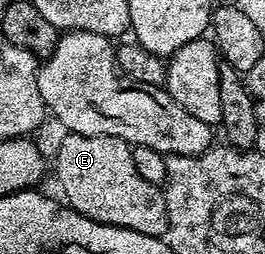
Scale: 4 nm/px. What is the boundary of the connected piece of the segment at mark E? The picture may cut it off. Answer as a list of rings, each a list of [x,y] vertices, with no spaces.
[[[64,135],[65,139],[57,146],[57,182],[65,193],[64,201],[69,209],[79,212],[96,222],[102,221],[101,197],[105,194],[105,178],[117,178],[109,186],[113,198],[121,198],[107,214],[107,221],[113,226],[131,228],[147,236],[162,237],[169,230],[167,204],[162,187],[147,184],[135,168],[133,147],[122,138],[115,136]]]

